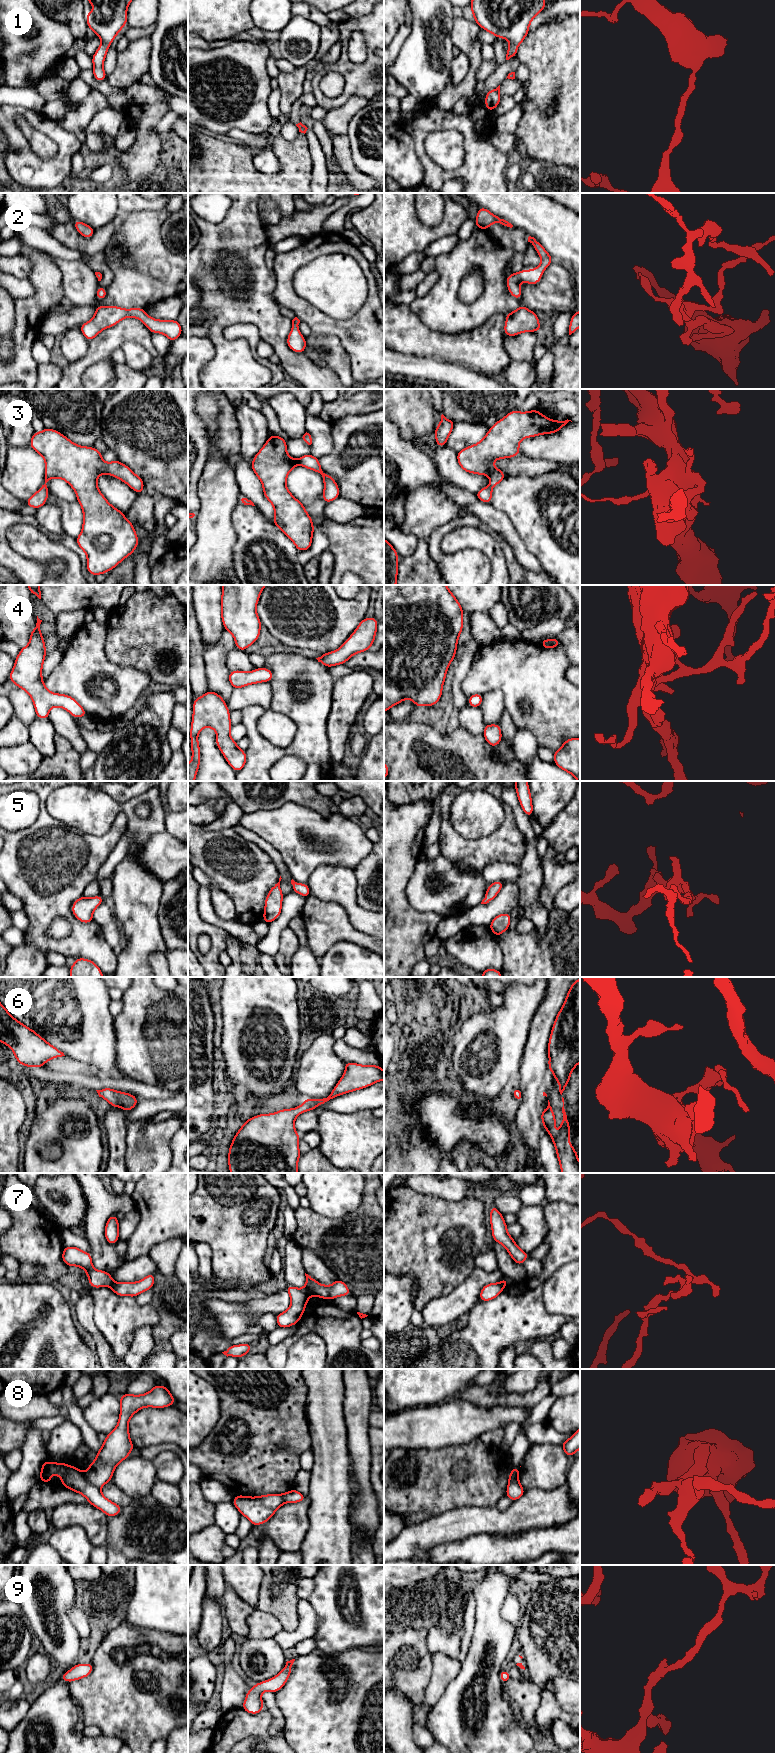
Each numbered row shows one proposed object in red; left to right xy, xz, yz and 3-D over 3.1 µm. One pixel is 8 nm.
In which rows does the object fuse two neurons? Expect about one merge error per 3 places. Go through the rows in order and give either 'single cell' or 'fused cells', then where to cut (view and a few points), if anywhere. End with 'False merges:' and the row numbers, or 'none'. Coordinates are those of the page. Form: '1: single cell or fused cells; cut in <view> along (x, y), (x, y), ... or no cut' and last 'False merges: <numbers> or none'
1: single cell; no cut
2: single cell; no cut
3: single cell; no cut
4: single cell; no cut
5: single cell; no cut
6: single cell; no cut
7: fused cells; cut in xz along (305, 1286), (311, 1295)
8: fused cells; cut in xy along (85, 1474), (85, 1477), (99, 1488)
9: single cell; no cut
False merges: 7, 8

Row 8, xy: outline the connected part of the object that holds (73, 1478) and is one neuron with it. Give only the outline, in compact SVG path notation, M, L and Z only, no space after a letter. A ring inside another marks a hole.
M44 1461L41 1467L39 1481L51 1483L49 1474L55 1473L62 1478L61 1485L74 1492L82 1494L89 1503L103 1511L108 1517L119 1515L122 1506L104 1497L99 1487L91 1484L80 1469L65 1463Z

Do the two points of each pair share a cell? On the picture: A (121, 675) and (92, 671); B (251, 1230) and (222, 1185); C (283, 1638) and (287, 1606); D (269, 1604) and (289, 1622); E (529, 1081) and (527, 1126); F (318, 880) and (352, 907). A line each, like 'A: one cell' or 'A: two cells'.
A: one cell
B: one cell
C: two cells
D: one cell
E: one cell
F: one cell

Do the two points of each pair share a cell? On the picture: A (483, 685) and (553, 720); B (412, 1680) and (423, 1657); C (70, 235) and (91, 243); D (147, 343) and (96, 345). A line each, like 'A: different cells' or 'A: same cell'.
A: same cell
B: same cell
C: same cell
D: same cell

